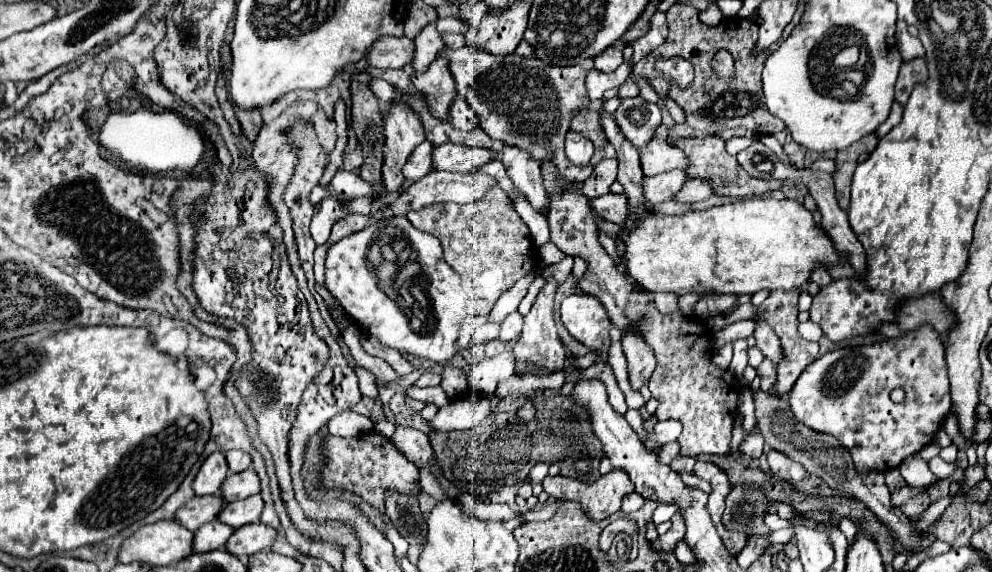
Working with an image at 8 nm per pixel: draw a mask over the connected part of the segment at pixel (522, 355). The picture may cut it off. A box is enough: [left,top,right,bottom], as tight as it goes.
[513,277,565,377]

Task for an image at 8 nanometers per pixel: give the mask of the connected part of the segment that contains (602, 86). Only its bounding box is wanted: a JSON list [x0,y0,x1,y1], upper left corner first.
[587,63,629,101]

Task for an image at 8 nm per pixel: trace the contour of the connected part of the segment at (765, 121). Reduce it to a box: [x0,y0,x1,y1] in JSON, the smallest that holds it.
[657,3,805,135]

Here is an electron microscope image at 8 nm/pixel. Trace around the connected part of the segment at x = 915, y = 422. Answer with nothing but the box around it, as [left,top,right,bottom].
[789,325,951,473]

